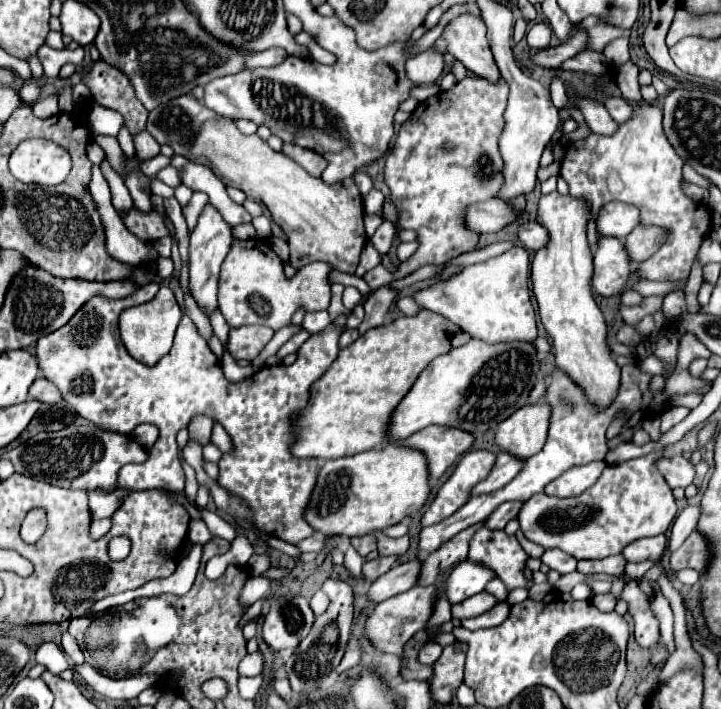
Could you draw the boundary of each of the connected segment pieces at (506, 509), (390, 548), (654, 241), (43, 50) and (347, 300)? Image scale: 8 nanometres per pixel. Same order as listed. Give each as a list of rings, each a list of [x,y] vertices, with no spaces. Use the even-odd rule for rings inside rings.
[[[507,501],[507,503],[499,505],[499,507],[491,513],[491,517],[487,517],[485,527],[489,527],[489,529],[503,529],[509,519],[513,519],[513,517],[519,515],[521,505],[523,505],[523,503],[519,503],[519,501]]]
[[[375,531],[373,533],[377,537],[377,543],[379,543],[379,555],[403,555],[407,549],[409,549],[409,537],[399,537],[399,539],[391,539],[387,535],[383,535],[381,531]]]
[[[637,225],[627,237],[625,237],[625,251],[629,255],[631,263],[641,263],[647,257],[651,257],[661,243],[665,241],[667,233],[659,227],[641,227]]]
[[[41,45],[41,47],[37,49],[37,59],[41,61],[43,71],[45,71],[47,77],[57,77],[61,65],[65,65],[65,63],[79,65],[79,63],[83,61],[83,55],[85,55],[83,47],[77,47],[77,49],[73,49],[73,51],[69,51],[69,49],[55,51],[55,49],[47,47],[47,45]]]
[[[351,286],[345,287],[342,302],[347,309],[352,310],[361,301],[361,299],[362,295],[358,289]]]

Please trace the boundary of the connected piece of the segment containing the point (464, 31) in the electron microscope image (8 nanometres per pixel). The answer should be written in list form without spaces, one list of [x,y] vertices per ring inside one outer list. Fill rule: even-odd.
[[[461,15],[445,27],[435,47],[443,55],[451,53],[457,61],[461,61],[467,67],[467,71],[475,73],[477,77],[495,83],[501,79],[501,73],[495,65],[485,33],[487,27],[479,17]]]

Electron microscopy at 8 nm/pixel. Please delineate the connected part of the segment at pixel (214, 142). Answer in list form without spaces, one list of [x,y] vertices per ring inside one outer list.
[[[191,95],[173,99],[173,101],[169,101],[169,107],[157,107],[153,113],[149,113],[147,131],[157,139],[159,145],[171,145],[171,149],[177,155],[183,155],[193,163],[209,165],[209,169],[223,181],[223,185],[241,189],[249,199],[263,201],[265,207],[269,209],[273,221],[287,235],[287,243],[291,249],[289,261],[295,269],[301,269],[311,261],[327,261],[337,271],[353,273],[357,269],[359,255],[367,243],[367,237],[365,237],[365,227],[363,227],[363,199],[361,199],[361,193],[359,193],[353,177],[347,177],[333,185],[327,185],[327,183],[323,183],[323,179],[317,179],[317,177],[307,179],[307,171],[301,165],[297,165],[283,153],[275,153],[257,135],[239,133],[233,119],[213,113],[203,103],[193,99]]]

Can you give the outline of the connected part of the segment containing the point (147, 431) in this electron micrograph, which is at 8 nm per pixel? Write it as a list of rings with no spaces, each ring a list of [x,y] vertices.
[[[139,425],[135,431],[133,431],[133,437],[139,445],[143,445],[145,449],[151,449],[151,445],[157,441],[157,435],[159,435],[159,429],[155,425]]]

